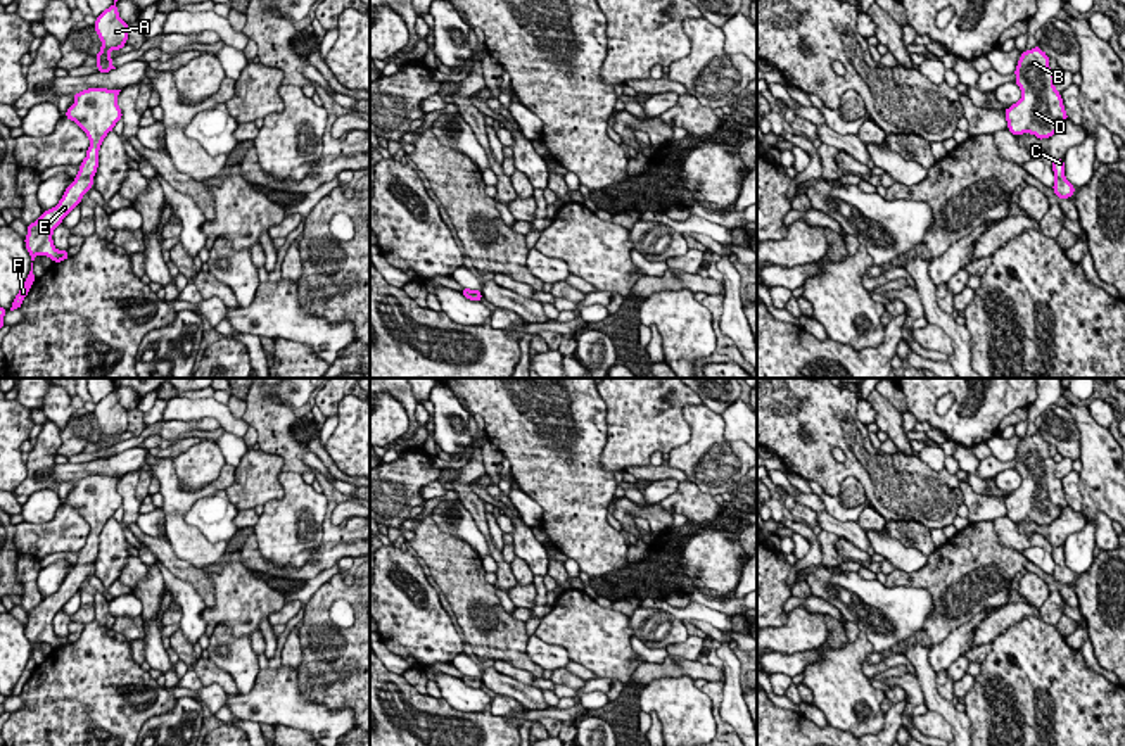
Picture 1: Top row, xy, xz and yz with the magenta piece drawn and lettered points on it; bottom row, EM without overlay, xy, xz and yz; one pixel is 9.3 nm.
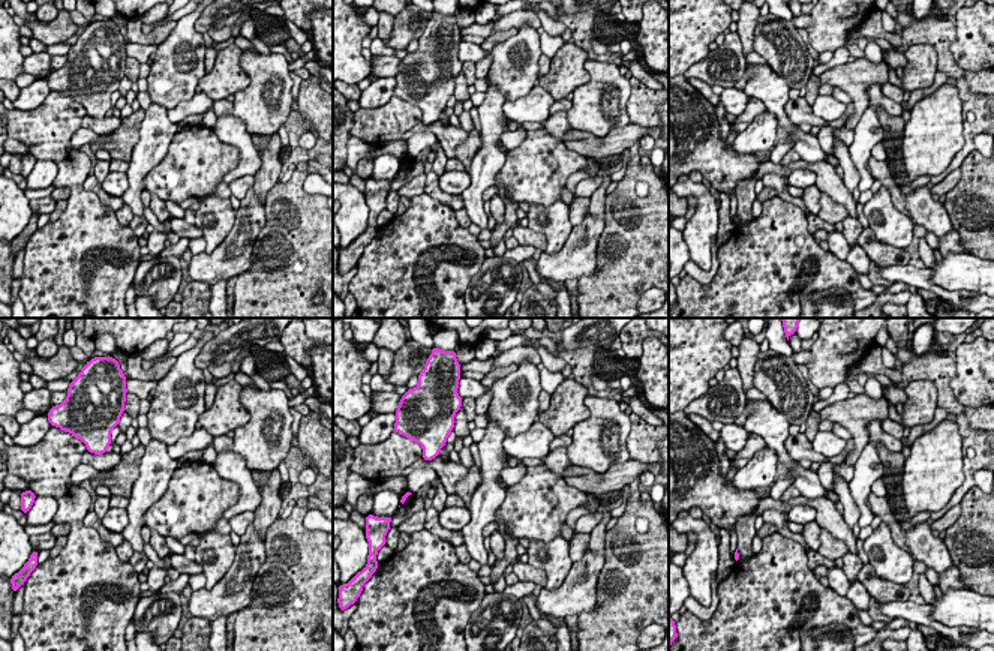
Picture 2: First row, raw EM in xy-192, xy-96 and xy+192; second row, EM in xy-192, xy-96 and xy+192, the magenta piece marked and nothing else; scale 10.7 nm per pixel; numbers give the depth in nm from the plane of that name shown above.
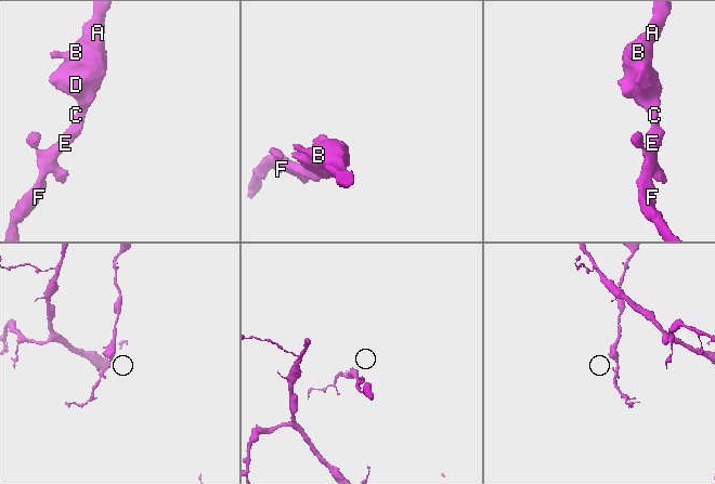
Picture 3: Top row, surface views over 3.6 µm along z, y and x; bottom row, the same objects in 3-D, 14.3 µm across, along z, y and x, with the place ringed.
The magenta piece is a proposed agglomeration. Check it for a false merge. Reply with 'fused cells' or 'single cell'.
single cell

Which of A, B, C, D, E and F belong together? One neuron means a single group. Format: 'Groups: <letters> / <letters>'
Groups: A B C D E F

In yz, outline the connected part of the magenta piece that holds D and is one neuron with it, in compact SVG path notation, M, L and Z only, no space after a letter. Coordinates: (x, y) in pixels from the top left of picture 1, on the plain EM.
M1037 432L1020 442L1014 470L1021 485L1004 497L1007 516L1018 523L1035 522L1039 527L1052 523L1068 506L1061 480L1054 475L1056 461L1049 456L1049 444Z

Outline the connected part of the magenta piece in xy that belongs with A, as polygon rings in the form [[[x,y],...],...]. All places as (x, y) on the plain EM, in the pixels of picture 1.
[[[114,378],[112,383],[114,383],[114,390],[109,395],[105,395],[100,402],[97,402],[97,408],[93,411],[97,421],[102,428],[100,439],[95,442],[97,444],[95,452],[99,454],[97,459],[109,459],[109,458],[116,456],[112,452],[114,444],[111,444],[109,439],[123,435],[128,427],[128,409],[124,409],[119,404],[119,399],[116,394],[116,390],[121,385],[119,385],[118,378]]]

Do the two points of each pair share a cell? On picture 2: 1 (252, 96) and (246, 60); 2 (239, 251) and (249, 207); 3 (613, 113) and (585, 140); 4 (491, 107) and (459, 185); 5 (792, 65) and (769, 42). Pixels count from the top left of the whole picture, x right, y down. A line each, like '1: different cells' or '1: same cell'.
1: same cell
2: same cell
3: different cells
4: different cells
5: same cell

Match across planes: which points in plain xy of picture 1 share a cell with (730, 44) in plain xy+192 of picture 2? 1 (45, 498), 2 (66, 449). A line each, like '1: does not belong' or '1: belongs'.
1: does not belong
2: does not belong

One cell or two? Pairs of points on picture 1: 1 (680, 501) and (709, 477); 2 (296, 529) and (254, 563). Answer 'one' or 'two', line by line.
1: two
2: two

